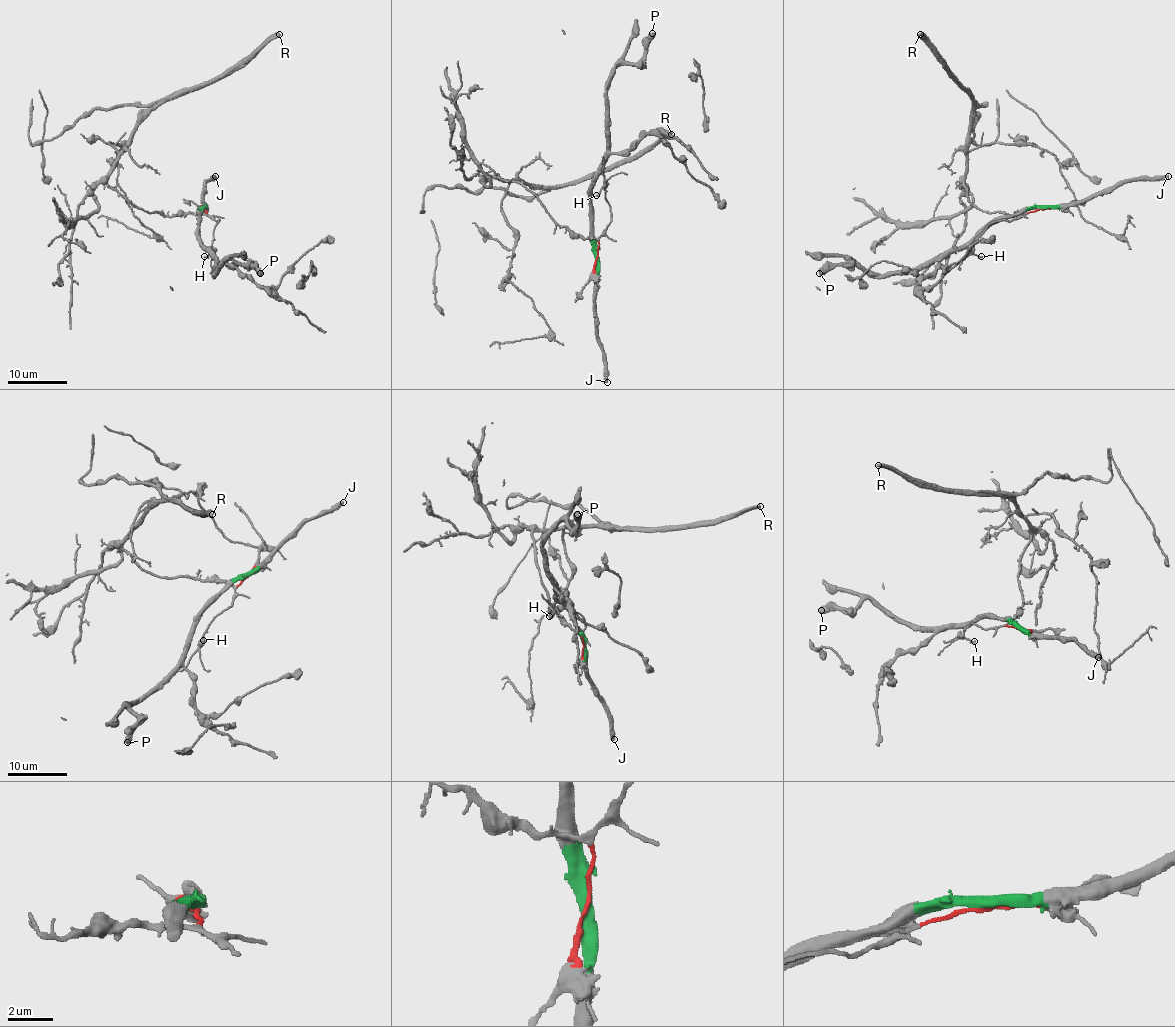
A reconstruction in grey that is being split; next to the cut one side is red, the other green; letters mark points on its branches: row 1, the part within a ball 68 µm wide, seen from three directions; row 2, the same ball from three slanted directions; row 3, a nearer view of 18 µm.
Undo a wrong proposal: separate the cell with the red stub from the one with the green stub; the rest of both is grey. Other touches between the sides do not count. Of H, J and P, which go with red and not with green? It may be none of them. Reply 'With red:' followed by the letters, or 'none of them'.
With red: H

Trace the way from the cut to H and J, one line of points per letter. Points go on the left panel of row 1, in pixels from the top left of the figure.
H: (205, 208), (207, 214), (219, 220), (211, 251), (204, 257)
J: (205, 208), (203, 195), (214, 175)

